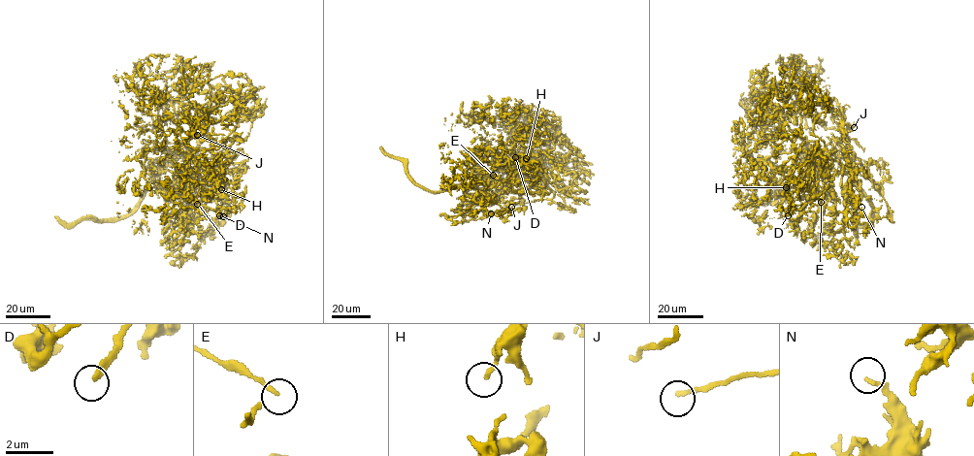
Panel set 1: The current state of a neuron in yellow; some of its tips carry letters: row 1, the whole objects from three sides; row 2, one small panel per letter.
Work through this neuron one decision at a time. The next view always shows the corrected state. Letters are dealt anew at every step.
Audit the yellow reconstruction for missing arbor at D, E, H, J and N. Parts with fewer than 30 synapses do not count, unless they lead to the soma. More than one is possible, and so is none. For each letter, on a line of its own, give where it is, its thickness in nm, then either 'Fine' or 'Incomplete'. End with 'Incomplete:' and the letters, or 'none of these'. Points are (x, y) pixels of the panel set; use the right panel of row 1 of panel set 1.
D: Place: (788, 215). Thickness 240 nm. Incomplete
E: Place: (821, 202). Thickness 120 nm. Fine
H: Place: (786, 187). Thickness 200 nm. Fine
J: Place: (854, 127). Thickness 160 nm. Incomplete
N: Place: (861, 207). Thickness 170 nm. Fine
Incomplete: D, J

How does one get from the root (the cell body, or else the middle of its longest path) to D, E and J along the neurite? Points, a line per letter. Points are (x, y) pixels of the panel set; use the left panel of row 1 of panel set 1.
D: (208, 124), (203, 134), (176, 148), (199, 164), (189, 203), (194, 197), (199, 205), (226, 208), (223, 216)
E: (208, 124), (203, 134), (178, 142), (176, 147), (199, 164), (198, 180), (182, 199), (197, 204)
J: (208, 124), (176, 148), (200, 164), (231, 146), (234, 120), (213, 118), (197, 135)

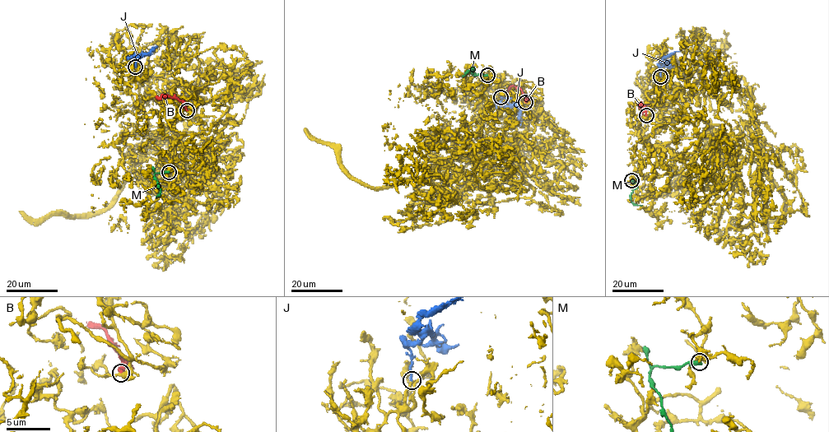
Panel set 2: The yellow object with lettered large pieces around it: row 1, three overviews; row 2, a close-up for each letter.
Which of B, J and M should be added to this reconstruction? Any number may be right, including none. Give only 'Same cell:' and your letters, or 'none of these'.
Same cell: none of these

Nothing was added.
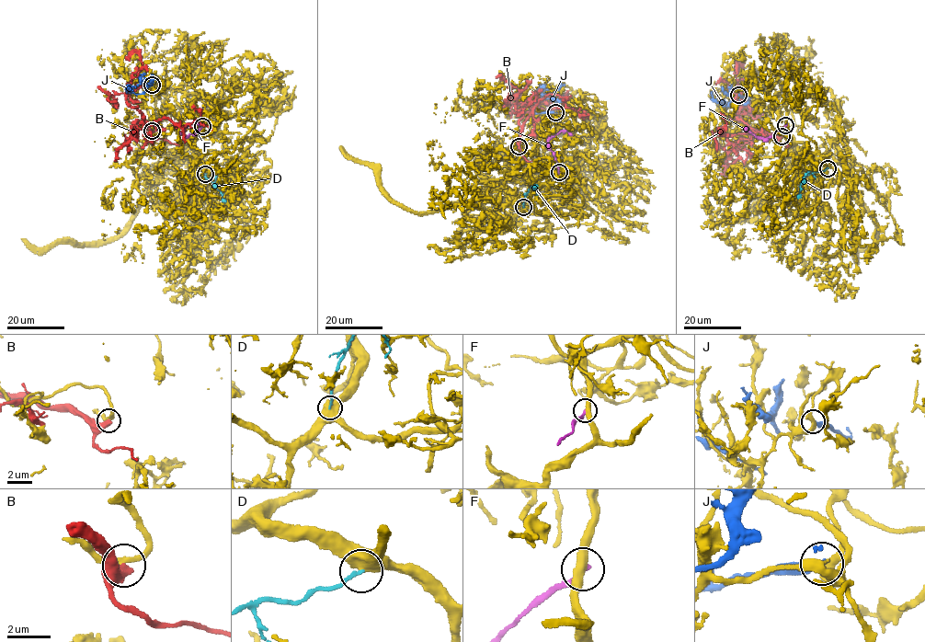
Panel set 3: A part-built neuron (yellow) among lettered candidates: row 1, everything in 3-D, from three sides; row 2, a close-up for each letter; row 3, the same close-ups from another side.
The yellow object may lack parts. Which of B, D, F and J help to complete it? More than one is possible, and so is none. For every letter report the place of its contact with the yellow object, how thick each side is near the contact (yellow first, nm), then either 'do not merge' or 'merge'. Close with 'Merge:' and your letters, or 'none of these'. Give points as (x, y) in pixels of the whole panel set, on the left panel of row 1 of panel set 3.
B: meets yellow at (152, 131); 300 nm thick on the yellow side, 480 nm on the other; do not merge
D: meets yellow at (205, 174); 600 nm thick on the yellow side, 160 nm on the other; do not merge
F: meets yellow at (202, 126); 400 nm thick on the yellow side, 200 nm on the other; do not merge
J: meets yellow at (152, 85); 280 nm thick on the yellow side, 240 nm on the other; do not merge
Merge: none of these

